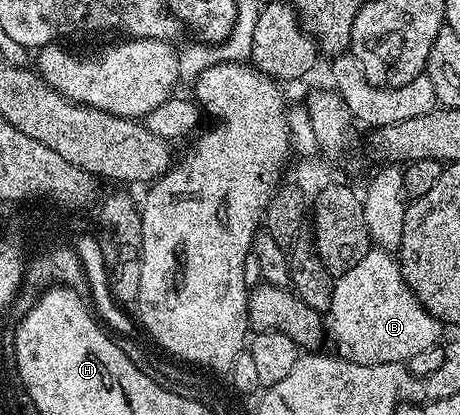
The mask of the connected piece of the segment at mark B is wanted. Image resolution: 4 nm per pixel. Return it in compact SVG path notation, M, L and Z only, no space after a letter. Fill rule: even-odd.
M372 248L349 271L335 278L333 297L325 311L325 324L328 333L335 338L338 353L357 363L391 363L409 360L413 355L438 345L443 324L429 313L413 296L404 282L398 259L390 252Z

